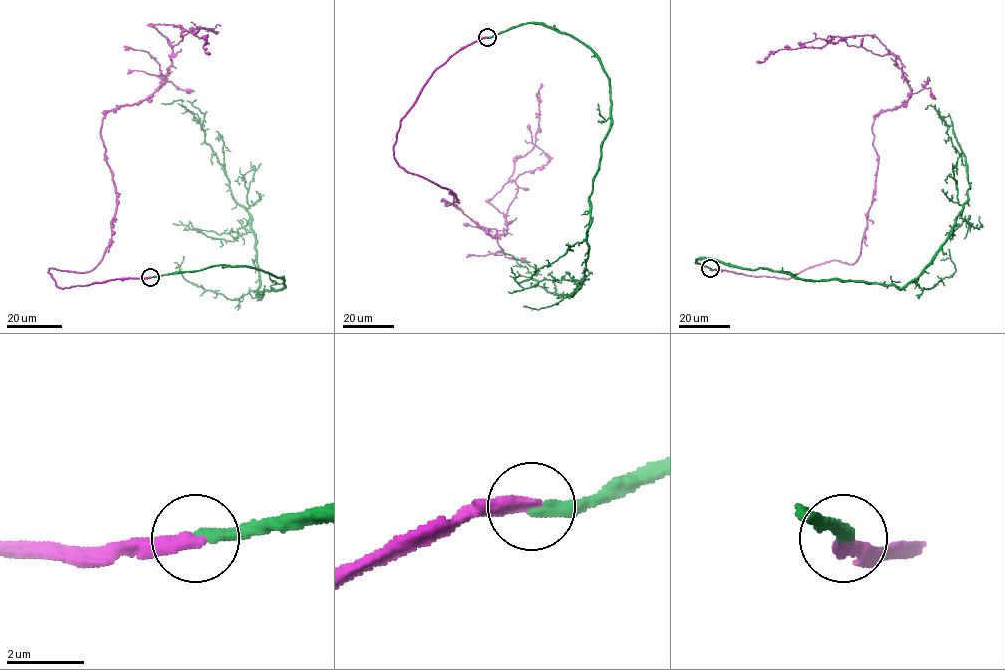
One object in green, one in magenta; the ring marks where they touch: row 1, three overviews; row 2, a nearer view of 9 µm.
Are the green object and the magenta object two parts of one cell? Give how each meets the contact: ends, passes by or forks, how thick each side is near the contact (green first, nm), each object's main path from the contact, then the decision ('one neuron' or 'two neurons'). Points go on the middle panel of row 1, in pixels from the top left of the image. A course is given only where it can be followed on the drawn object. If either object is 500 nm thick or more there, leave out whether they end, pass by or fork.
green ends; magenta ends; calibres 320 and 360 nm; course green (487, 37), (527, 23), (569, 34), (599, 62), (611, 100), (580, 286), (548, 292), (498, 252); course magenta (487, 37), (432, 74), (394, 157), (494, 237), (508, 223), (489, 202), (534, 145), (541, 83); one neuron

